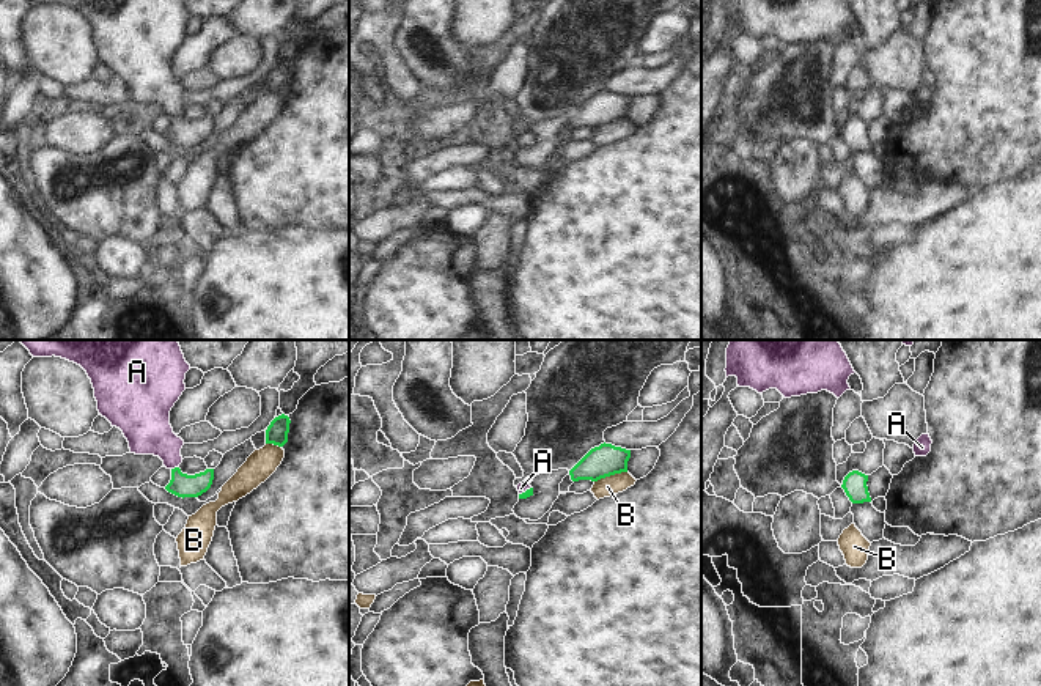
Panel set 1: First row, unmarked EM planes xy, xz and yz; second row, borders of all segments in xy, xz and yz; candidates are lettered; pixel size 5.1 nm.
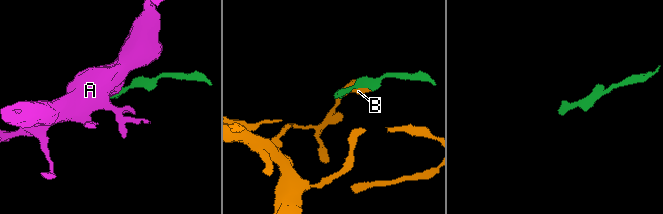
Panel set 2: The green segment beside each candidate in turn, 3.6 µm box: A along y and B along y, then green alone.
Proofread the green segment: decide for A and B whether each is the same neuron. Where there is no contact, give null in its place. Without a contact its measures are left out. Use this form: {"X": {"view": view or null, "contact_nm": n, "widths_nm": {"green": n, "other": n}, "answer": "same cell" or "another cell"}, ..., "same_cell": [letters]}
{"A": {"view": "xy", "contact_nm": 40, "widths_nm": {"green": 120, "other": 240}, "answer": "same cell"}, "B": {"view": "xz", "contact_nm": 180, "widths_nm": {"green": 160, "other": 100}, "answer": "another cell"}, "same_cell": ["A"]}

